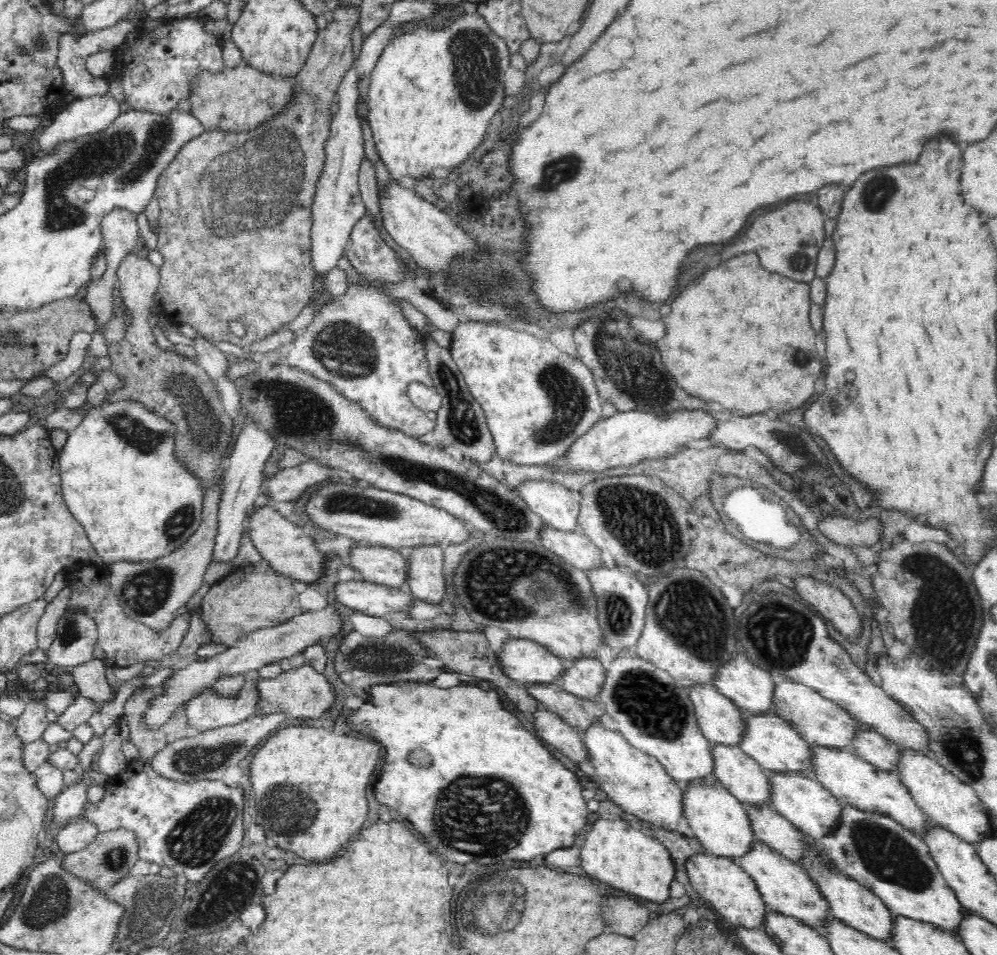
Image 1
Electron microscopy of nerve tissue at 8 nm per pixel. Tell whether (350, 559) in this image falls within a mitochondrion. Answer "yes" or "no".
no

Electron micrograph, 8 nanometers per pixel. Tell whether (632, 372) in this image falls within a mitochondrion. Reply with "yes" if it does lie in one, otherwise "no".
yes

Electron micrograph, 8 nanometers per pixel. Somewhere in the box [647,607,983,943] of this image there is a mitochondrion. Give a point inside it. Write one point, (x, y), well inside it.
(889, 856)

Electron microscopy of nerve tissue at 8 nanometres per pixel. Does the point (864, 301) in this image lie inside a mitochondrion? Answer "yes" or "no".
no

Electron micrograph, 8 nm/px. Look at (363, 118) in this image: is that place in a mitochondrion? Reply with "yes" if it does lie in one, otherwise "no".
no

